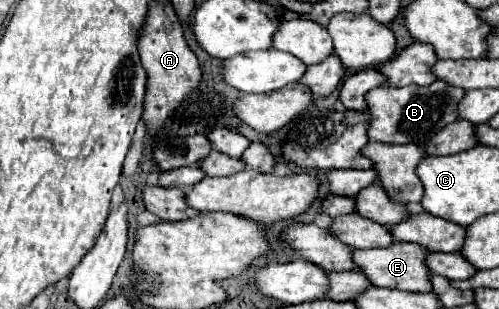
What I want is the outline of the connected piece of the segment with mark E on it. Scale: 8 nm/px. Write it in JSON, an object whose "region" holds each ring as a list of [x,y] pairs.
{"region":[[[392,243],[390,247],[384,247],[384,249],[354,249],[352,261],[374,287],[428,293],[432,291],[432,285],[430,285],[430,271],[426,269],[426,263],[424,263],[426,255],[428,255],[426,249],[418,249],[418,245]]]}

